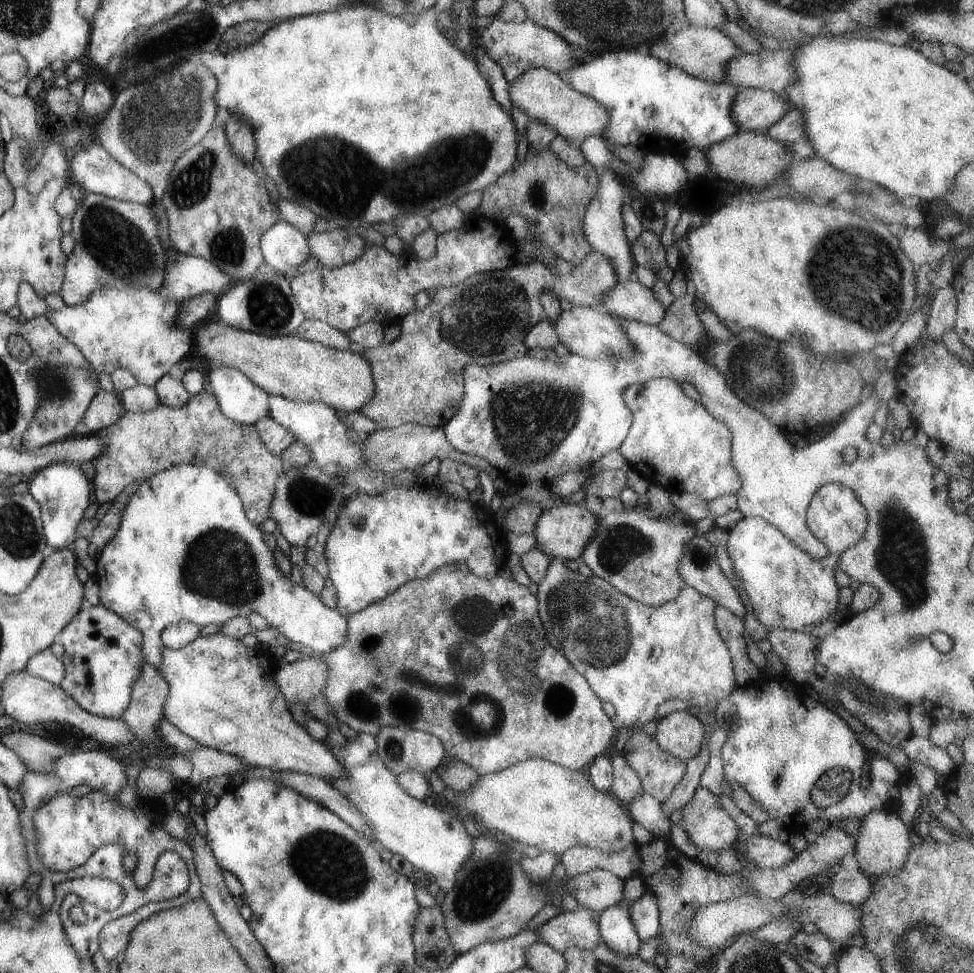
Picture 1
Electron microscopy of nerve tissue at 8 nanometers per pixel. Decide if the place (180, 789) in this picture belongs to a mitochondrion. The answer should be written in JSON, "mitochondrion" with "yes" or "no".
{"mitochondrion":"no"}

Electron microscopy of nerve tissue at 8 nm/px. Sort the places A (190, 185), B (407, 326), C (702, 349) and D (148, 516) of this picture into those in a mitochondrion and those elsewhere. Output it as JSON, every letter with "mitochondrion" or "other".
{"A":"mitochondrion","B":"other","C":"other","D":"other"}

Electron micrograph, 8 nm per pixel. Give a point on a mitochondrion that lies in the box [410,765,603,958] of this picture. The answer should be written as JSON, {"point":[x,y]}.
{"point":[486,884]}

